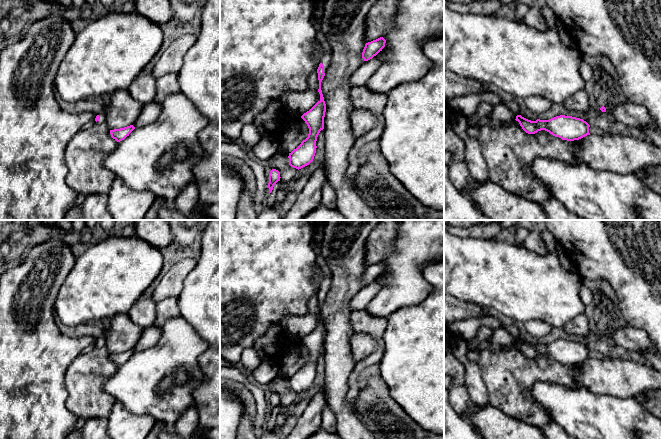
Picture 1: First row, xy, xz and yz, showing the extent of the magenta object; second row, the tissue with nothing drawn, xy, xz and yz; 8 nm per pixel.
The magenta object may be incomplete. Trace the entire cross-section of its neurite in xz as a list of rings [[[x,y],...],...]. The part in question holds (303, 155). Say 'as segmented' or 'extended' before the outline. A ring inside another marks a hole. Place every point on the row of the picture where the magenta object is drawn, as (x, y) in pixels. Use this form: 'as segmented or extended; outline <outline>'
extended; outline [[[321,31],[316,33],[316,41],[322,49],[320,64],[317,69],[320,100],[309,111],[301,116],[309,128],[309,134],[308,137],[303,140],[296,149],[289,153],[288,156],[289,165],[298,170],[309,165],[313,161],[317,148],[317,137],[320,131],[324,129],[326,104],[321,90],[321,82],[331,64],[331,47]]]

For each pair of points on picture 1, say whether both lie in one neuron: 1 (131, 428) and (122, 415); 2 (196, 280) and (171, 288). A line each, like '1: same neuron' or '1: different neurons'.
1: same neuron
2: different neurons

